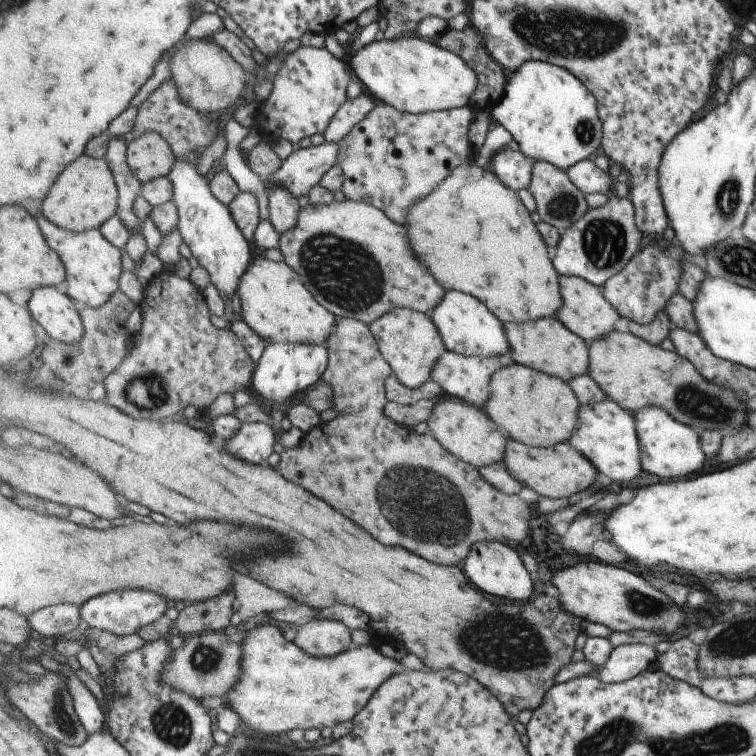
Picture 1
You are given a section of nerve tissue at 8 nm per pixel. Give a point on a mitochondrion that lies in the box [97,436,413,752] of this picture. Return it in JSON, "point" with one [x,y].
{"point":[171,723]}

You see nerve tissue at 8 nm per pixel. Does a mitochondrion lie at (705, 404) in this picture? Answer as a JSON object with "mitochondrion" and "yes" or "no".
{"mitochondrion":"yes"}

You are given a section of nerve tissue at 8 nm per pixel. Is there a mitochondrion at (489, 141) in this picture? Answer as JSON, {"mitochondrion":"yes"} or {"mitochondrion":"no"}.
{"mitochondrion":"no"}

